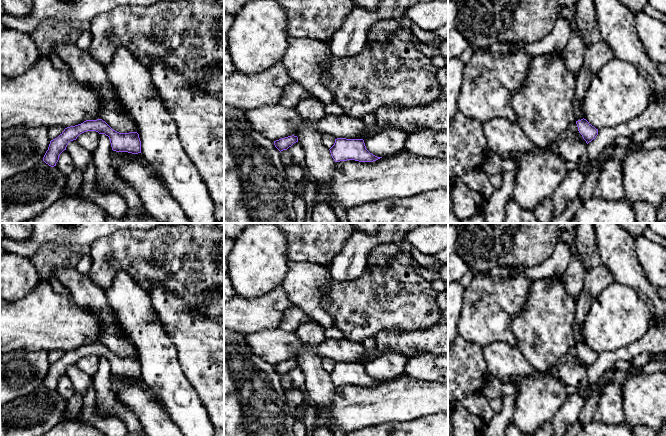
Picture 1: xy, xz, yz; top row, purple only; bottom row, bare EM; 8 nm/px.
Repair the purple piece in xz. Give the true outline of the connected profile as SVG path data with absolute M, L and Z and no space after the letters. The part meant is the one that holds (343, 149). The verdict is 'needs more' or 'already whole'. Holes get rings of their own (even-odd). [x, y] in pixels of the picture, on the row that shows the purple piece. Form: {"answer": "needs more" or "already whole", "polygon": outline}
{"answer": "already whole", "polygon": "M337 138L329 150L335 162L347 160L373 162L382 158L368 151L363 139Z"}

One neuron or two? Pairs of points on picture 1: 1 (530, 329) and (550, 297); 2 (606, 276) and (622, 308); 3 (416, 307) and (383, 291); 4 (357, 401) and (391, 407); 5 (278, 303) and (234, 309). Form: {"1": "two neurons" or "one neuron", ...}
{"1": "one neuron", "2": "two neurons", "3": "one neuron", "4": "one neuron", "5": "one neuron"}

